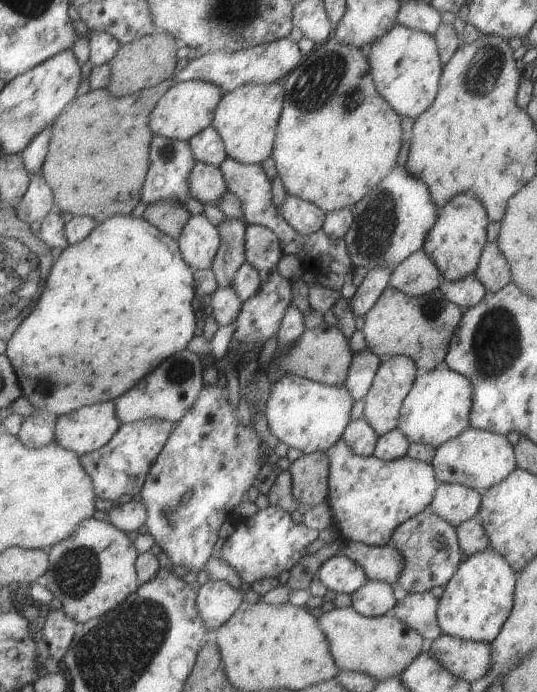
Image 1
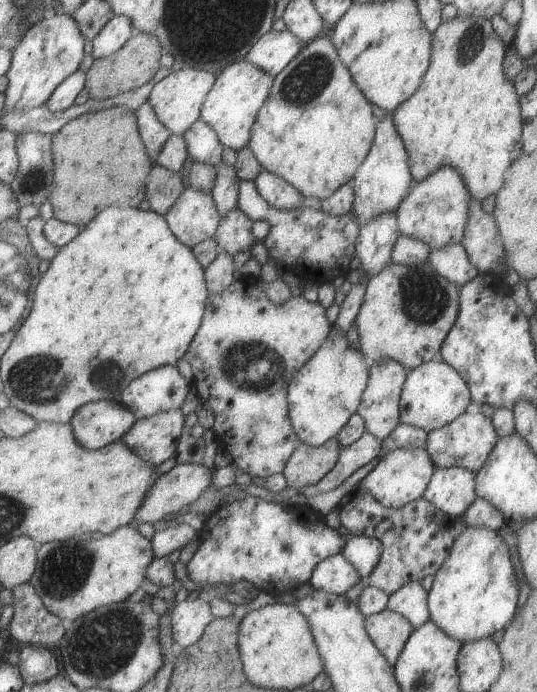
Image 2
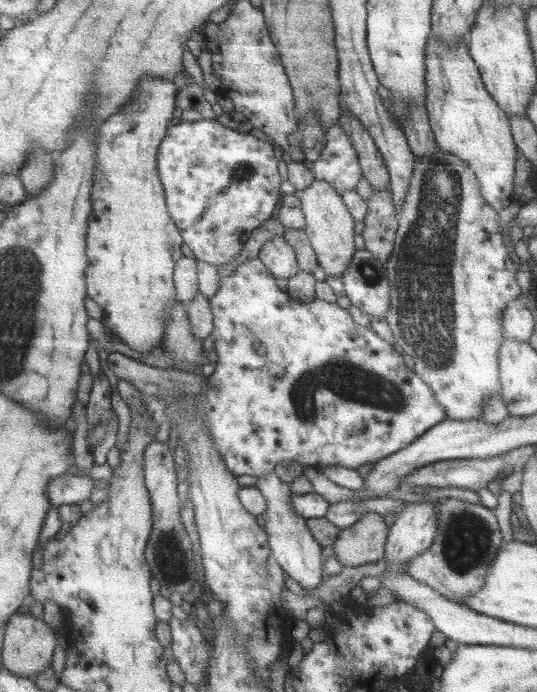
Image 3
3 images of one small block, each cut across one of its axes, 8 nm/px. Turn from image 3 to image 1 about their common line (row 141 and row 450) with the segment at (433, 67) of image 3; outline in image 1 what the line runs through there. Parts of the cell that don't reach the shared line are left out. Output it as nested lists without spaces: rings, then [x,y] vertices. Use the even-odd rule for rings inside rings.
[[[465,428],[459,436],[444,442],[435,449],[430,465],[437,481],[447,484],[460,484],[478,492],[499,484],[507,474],[517,468],[514,447],[505,435]]]

